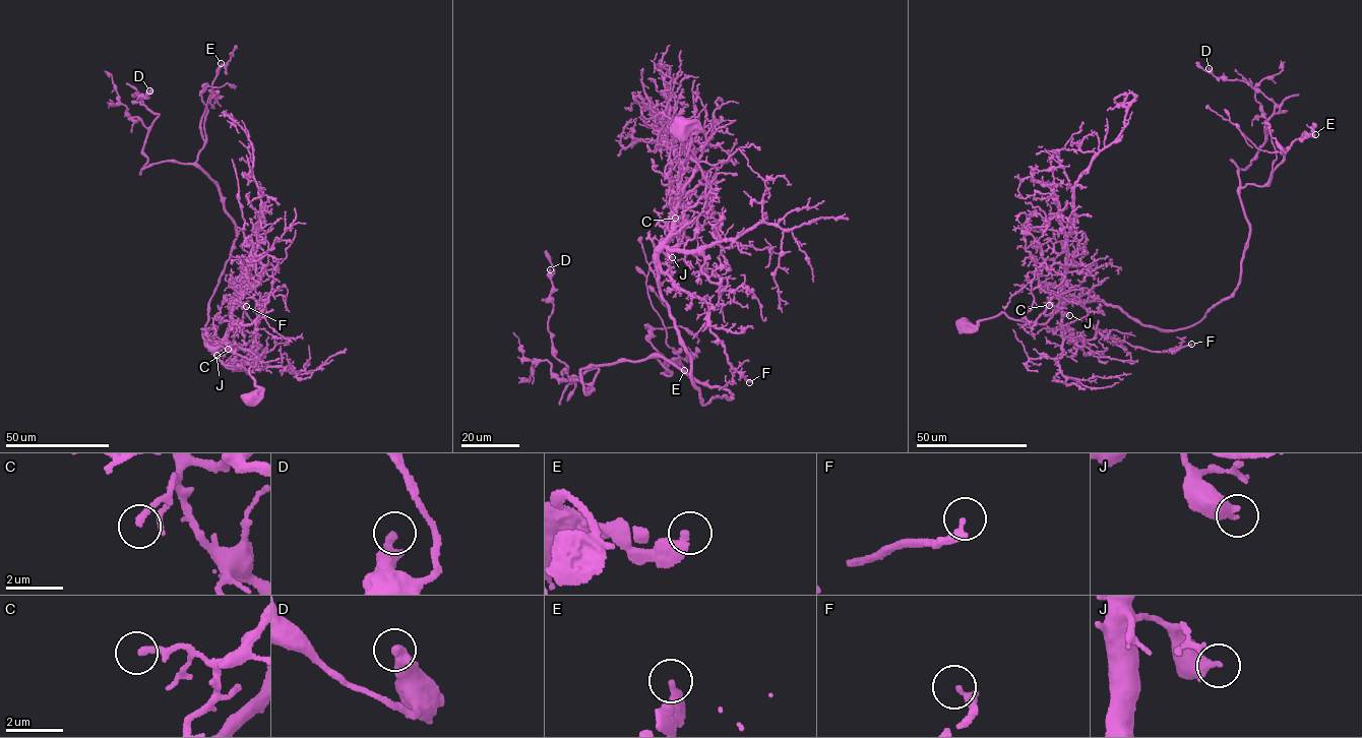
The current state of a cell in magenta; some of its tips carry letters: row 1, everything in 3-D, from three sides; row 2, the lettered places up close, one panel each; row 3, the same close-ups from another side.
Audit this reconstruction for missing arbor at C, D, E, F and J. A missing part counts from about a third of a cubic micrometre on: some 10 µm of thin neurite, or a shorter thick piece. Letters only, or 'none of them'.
E, F

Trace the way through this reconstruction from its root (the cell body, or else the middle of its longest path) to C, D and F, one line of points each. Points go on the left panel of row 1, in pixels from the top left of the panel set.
C: (249, 398), (252, 398), (258, 387), (249, 369), (256, 361), (238, 355), (230, 346), (228, 349)
D: (249, 398), (255, 360), (201, 331), (235, 223), (195, 165), (140, 173), (159, 114), (133, 96), (149, 90)
F: (249, 398), (258, 387), (249, 369), (255, 360), (206, 344), (218, 353), (230, 350), (246, 306)

